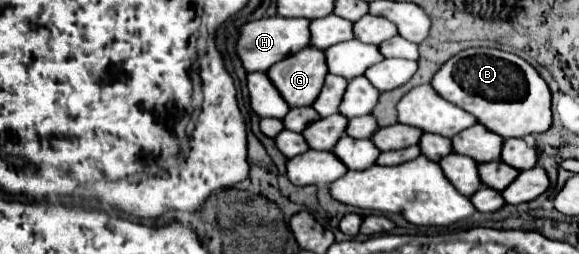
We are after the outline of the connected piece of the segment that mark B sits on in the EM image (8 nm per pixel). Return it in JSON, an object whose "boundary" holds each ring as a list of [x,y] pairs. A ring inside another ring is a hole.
{"boundary":[[[487,47],[459,51],[433,75],[431,87],[503,139],[527,137],[551,127],[551,91],[547,83],[525,59],[513,53]]]}

